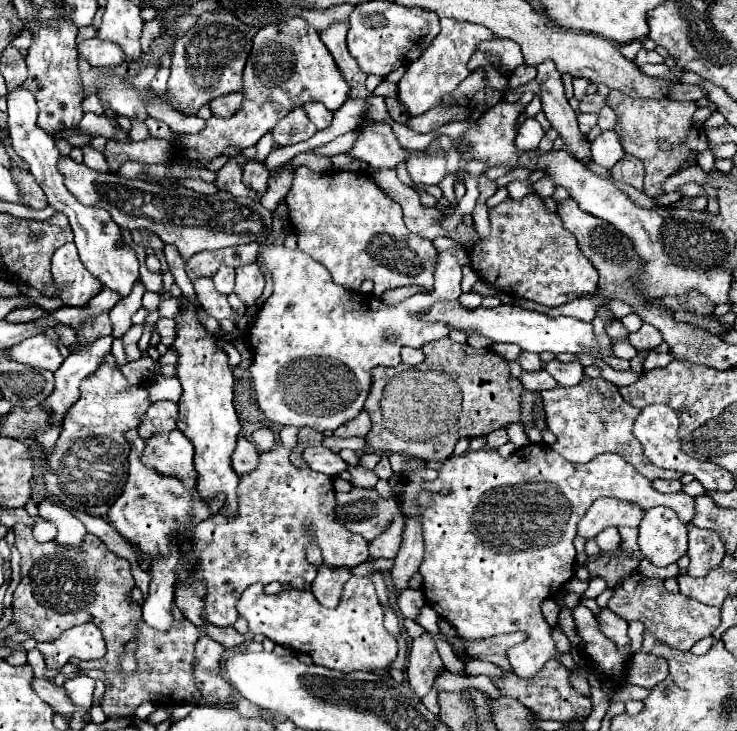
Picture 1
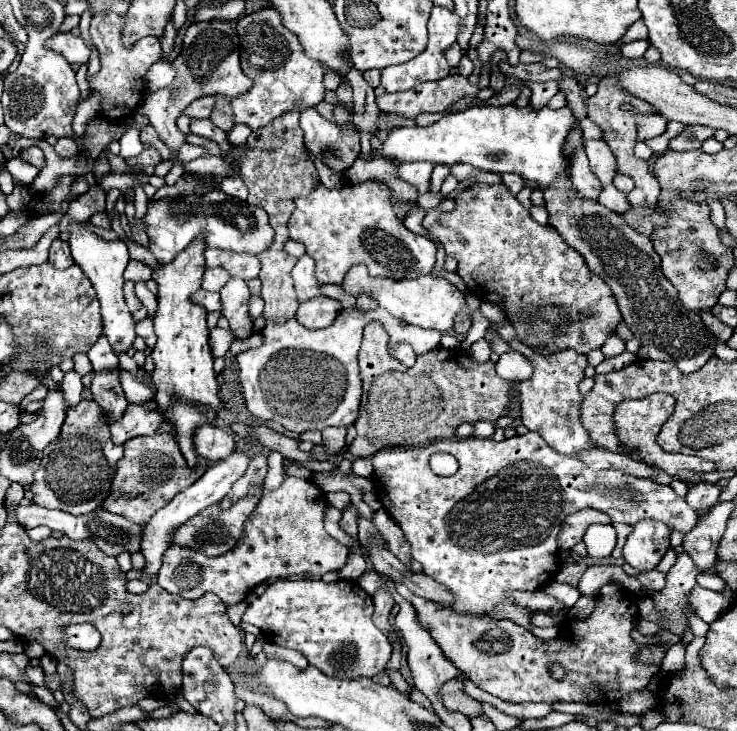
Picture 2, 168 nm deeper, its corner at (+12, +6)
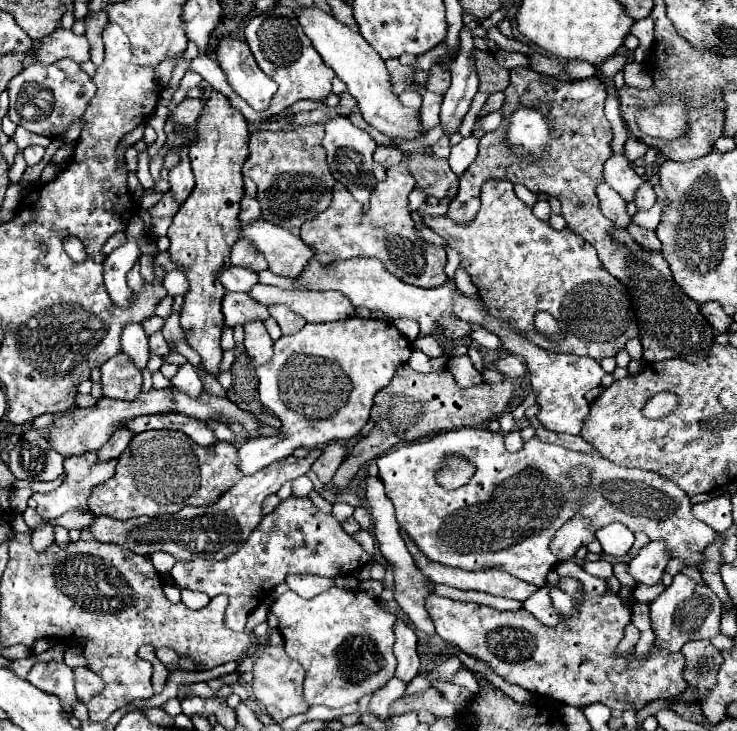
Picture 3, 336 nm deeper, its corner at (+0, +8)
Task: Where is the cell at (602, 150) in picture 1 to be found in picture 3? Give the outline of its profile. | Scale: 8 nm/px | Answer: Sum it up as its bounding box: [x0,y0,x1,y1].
[604,154,646,202]

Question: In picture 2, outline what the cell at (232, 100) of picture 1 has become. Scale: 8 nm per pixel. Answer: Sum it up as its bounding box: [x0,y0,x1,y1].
[184,96,216,118]

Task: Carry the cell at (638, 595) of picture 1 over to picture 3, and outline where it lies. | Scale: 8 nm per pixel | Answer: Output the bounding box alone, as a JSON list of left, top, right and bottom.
[426,560,686,710]

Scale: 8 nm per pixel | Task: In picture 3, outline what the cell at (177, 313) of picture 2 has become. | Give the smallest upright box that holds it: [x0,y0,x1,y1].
[166,92,248,376]

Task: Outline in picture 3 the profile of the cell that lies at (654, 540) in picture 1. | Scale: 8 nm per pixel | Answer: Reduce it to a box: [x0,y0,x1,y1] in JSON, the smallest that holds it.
[628,542,670,584]

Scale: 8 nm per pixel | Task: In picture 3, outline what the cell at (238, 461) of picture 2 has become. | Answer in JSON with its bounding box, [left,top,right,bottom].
[238,316,412,476]

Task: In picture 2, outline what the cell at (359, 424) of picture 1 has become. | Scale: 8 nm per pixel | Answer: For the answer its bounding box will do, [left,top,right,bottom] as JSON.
[322,426,346,454]

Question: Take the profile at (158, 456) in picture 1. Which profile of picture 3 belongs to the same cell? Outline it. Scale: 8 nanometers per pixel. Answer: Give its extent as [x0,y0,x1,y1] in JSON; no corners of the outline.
[88,430,242,520]

